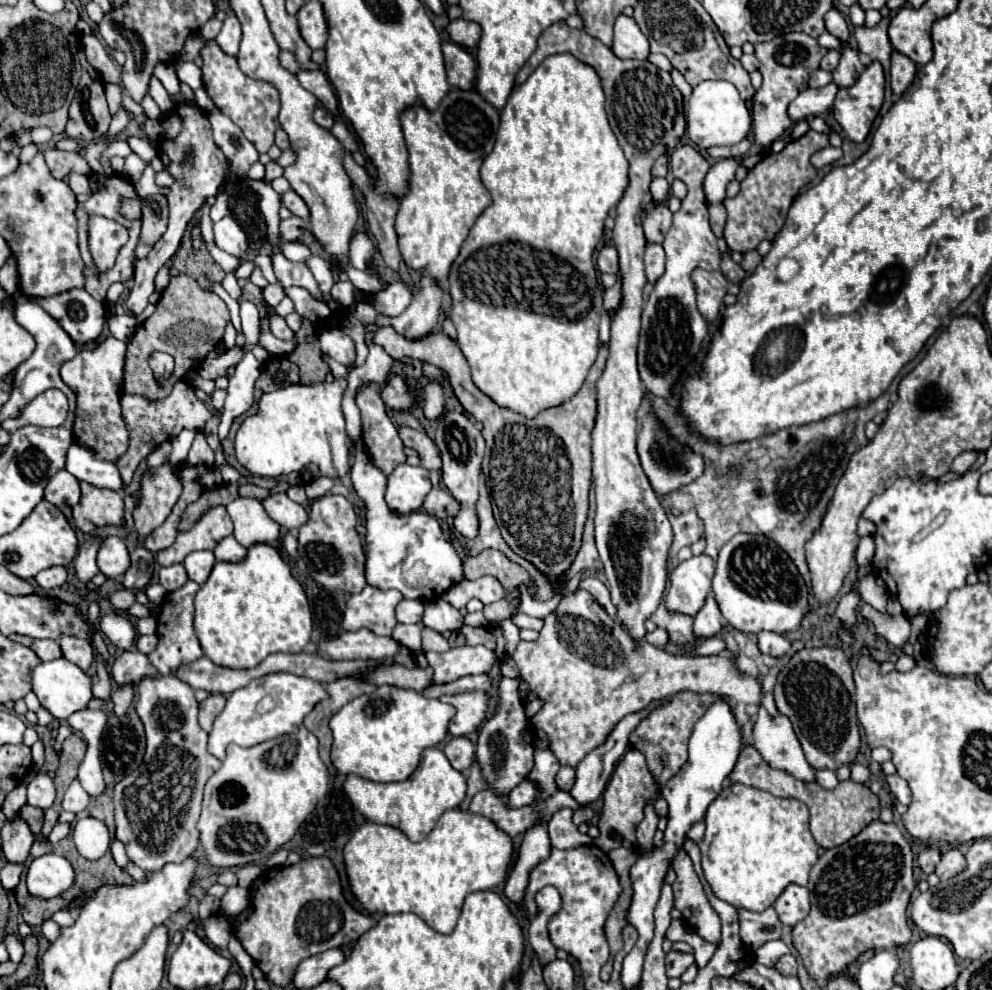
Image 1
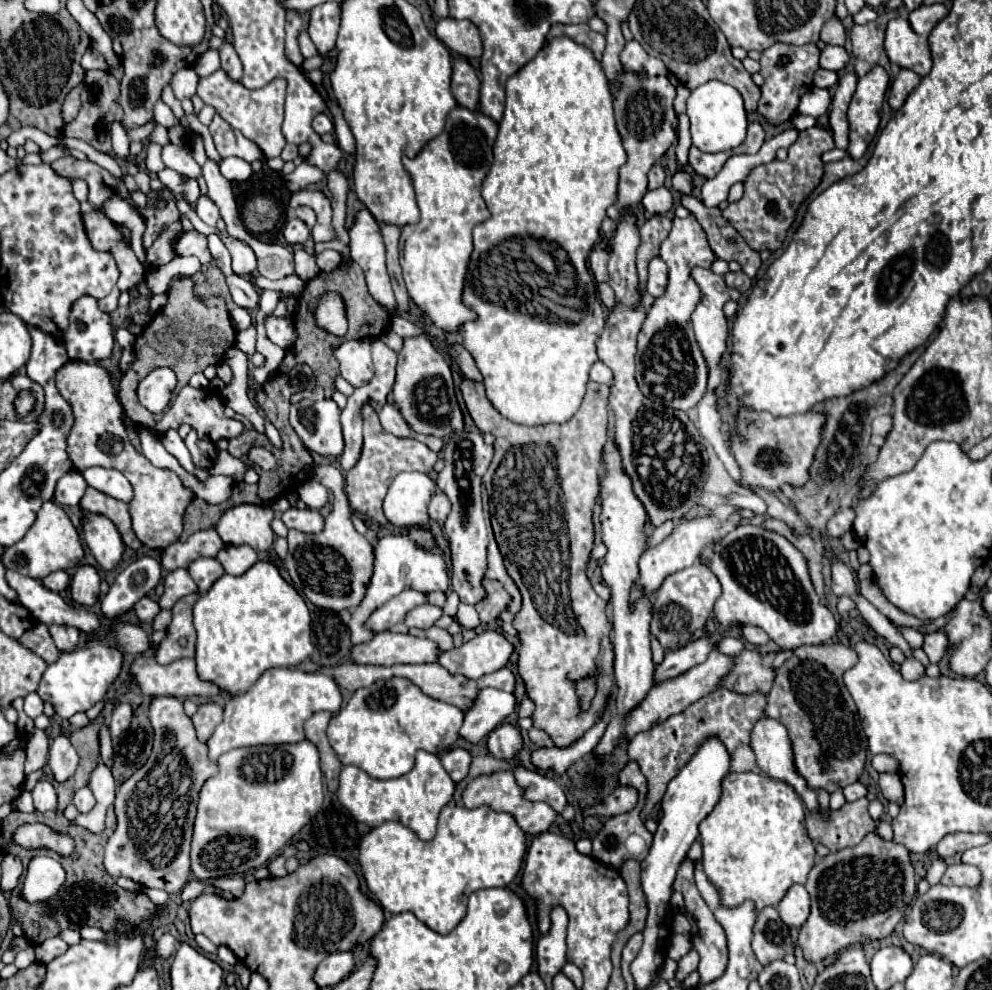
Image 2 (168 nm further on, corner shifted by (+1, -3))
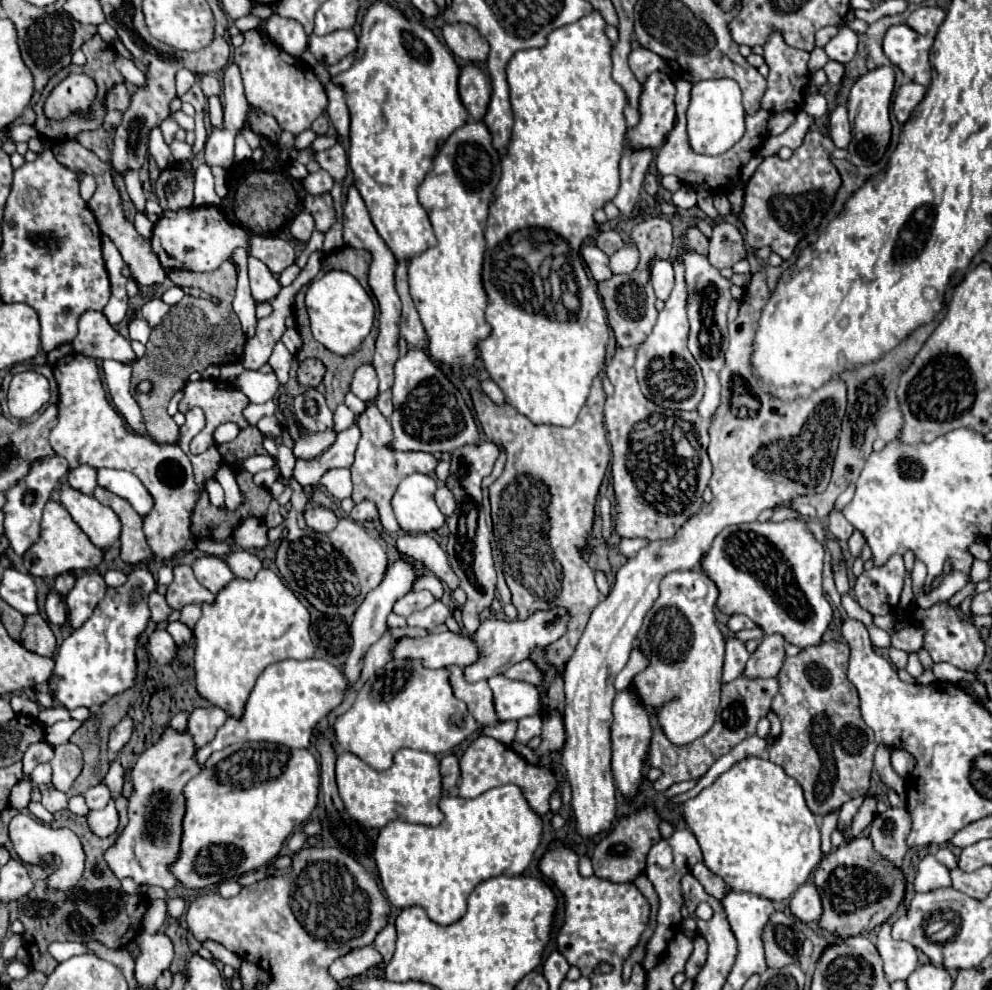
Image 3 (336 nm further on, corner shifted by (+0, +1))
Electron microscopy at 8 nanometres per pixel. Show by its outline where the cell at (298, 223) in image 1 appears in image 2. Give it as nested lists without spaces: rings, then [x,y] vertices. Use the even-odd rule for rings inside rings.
[[[290,219],[284,227],[284,239],[288,245],[302,245],[310,237],[310,229],[304,221],[300,219]]]

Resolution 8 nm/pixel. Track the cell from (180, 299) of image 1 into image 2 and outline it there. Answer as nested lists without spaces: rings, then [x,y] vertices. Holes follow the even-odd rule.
[[[176,279],[172,281],[170,289],[168,289],[168,303],[160,309],[160,313],[156,313],[156,317],[152,319],[150,325],[144,327],[144,331],[136,337],[134,341],[134,363],[130,365],[130,369],[122,375],[120,381],[120,403],[124,407],[124,413],[142,427],[152,427],[156,421],[160,421],[162,413],[150,413],[140,401],[138,401],[138,383],[156,367],[170,367],[176,371],[178,377],[178,387],[182,389],[184,385],[188,385],[190,377],[198,371],[204,371],[208,365],[220,363],[226,349],[230,345],[234,345],[234,337],[236,331],[232,327],[228,309],[224,305],[224,301],[218,299],[210,299],[208,303],[200,303],[194,299],[192,295],[192,281],[190,279]]]

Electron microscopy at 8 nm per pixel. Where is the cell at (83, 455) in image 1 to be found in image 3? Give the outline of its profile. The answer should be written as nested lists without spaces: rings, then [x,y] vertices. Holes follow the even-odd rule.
[[[99,469],[97,481],[101,487],[127,499],[141,517],[147,517],[151,513],[153,497],[149,497],[149,491],[133,473],[117,471],[117,469]]]

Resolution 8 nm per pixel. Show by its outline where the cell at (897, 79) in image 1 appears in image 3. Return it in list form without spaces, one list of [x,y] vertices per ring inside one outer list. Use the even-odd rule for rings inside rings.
[[[913,81],[901,85],[901,89],[899,89],[897,97],[895,97],[895,103],[893,103],[895,117],[897,117],[897,121],[899,121],[901,125],[907,123],[909,115],[911,115],[911,113],[917,109],[917,105],[923,101],[925,93],[927,93],[927,87],[917,85],[917,83],[913,83]]]

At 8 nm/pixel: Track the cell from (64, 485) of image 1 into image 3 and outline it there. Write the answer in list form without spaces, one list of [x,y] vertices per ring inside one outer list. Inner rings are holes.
[[[81,465],[77,469],[71,469],[67,475],[67,481],[77,491],[81,491],[85,495],[93,495],[93,491],[97,487],[97,469],[93,469],[91,465]]]

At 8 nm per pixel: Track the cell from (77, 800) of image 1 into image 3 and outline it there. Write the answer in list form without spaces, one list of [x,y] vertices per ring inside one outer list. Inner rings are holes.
[[[99,783],[99,785],[95,785],[93,789],[89,789],[89,791],[85,793],[85,799],[87,799],[89,809],[103,809],[103,807],[109,803],[111,795],[109,795],[107,785]]]

